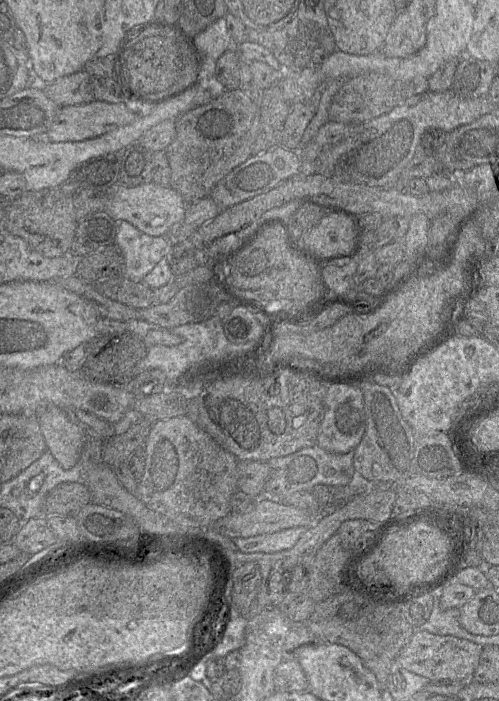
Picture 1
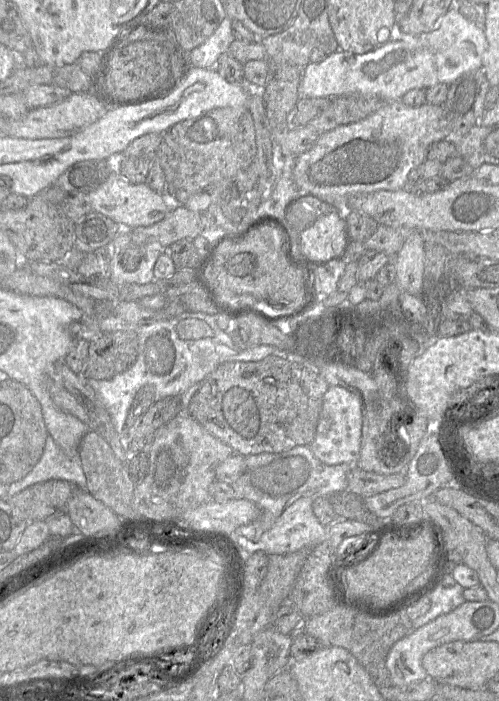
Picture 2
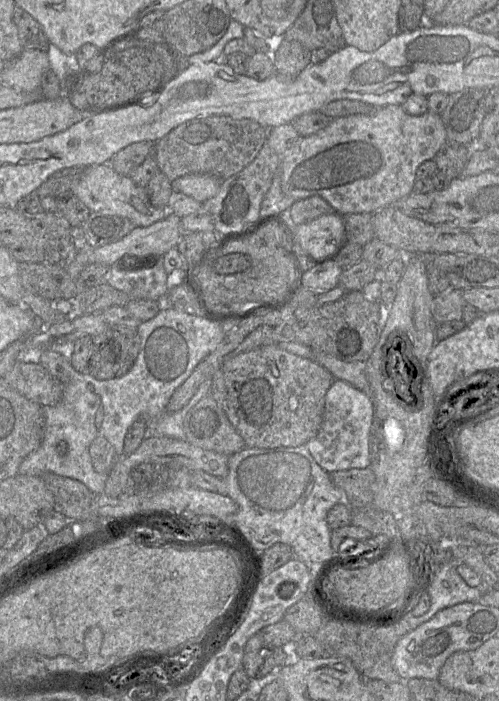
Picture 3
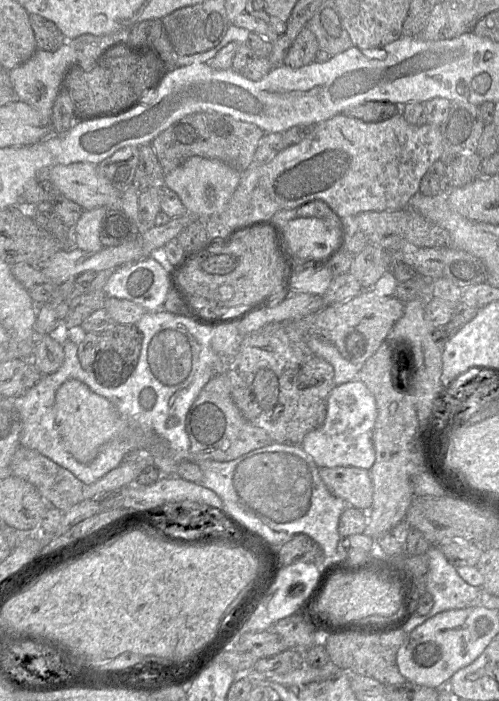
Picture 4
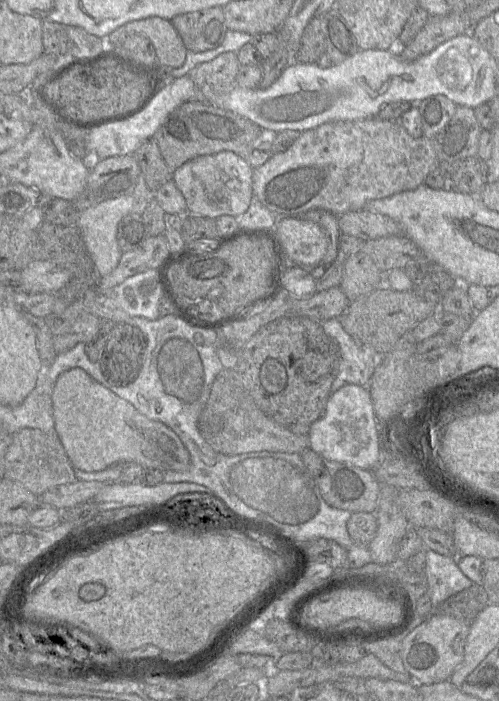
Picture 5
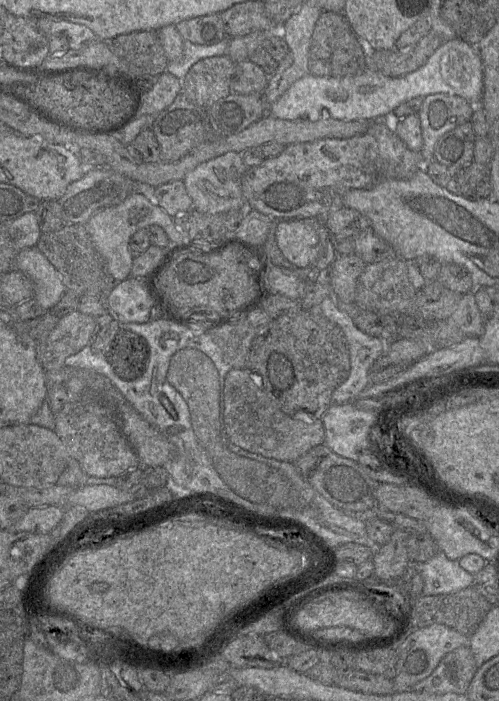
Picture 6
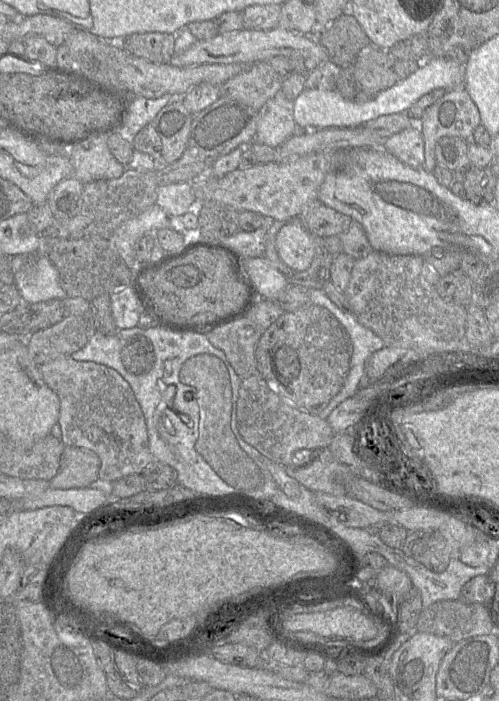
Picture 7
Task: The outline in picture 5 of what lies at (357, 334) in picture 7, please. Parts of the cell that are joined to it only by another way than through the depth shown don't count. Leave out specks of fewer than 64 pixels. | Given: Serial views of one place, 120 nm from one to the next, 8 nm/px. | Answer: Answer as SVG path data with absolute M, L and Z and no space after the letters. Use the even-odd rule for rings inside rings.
M339 318L323 321L322 327L340 348L340 365L330 394L347 384L368 386L381 355L372 346L364 345L350 336Z

